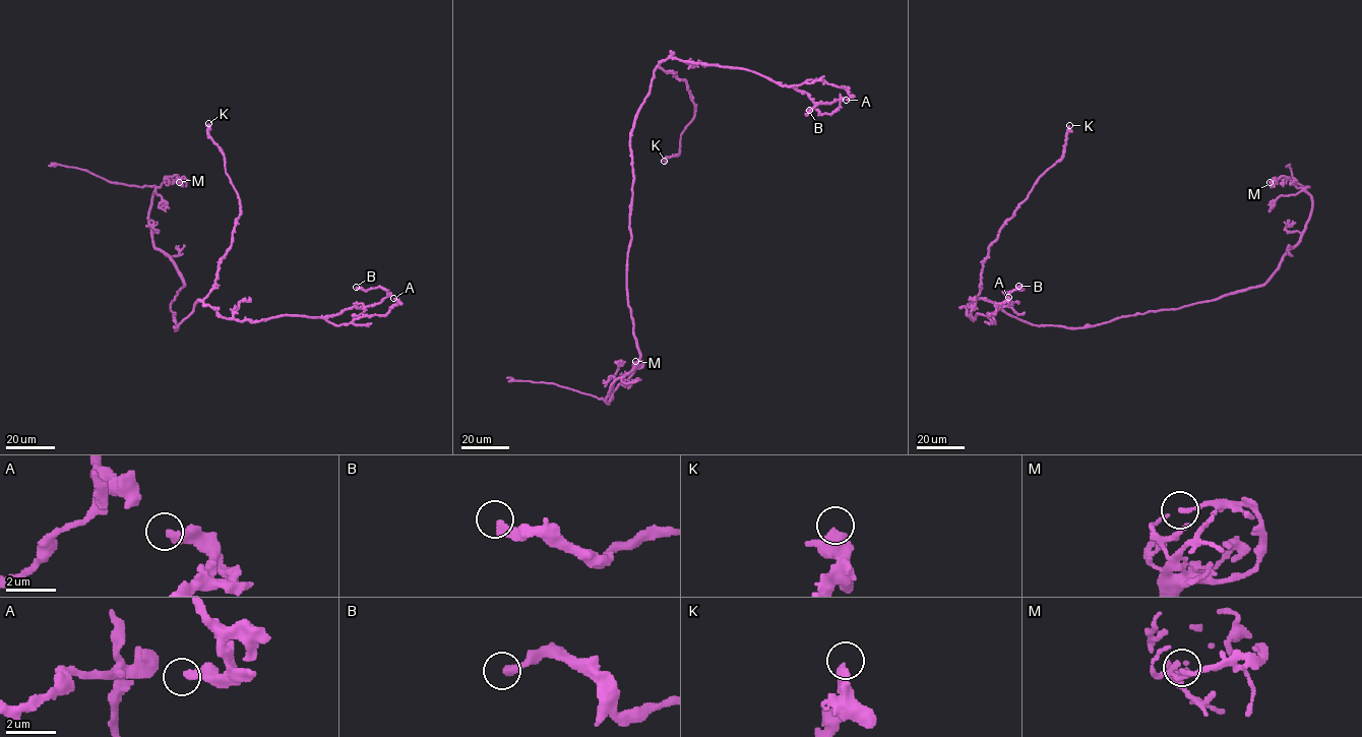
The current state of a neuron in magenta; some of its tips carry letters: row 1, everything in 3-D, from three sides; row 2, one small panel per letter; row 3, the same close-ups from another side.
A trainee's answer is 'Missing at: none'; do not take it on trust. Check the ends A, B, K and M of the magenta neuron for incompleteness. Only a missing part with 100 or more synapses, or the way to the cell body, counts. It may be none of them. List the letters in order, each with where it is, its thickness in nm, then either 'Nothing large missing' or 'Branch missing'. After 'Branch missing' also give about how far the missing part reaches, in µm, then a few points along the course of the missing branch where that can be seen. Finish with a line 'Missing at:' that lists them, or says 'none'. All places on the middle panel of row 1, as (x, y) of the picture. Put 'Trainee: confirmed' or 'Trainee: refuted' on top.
Trainee: confirmed
A: Place: (846, 100). Thickness 320 nm. Nothing large missing
B: Place: (809, 110). Thickness 380 nm. Nothing large missing
K: Place: (664, 161). Thickness 320 nm. Nothing large missing
M: Place: (635, 361). Thickness 130 nm. Nothing large missing
Missing at: none

